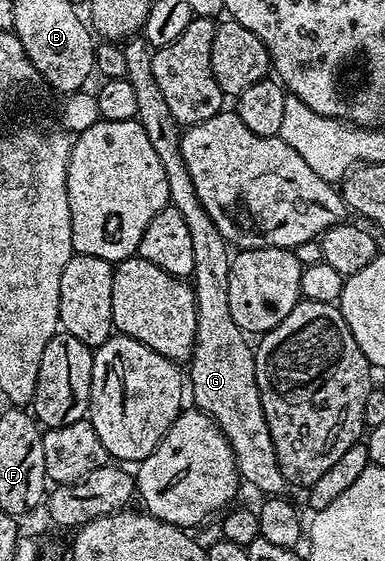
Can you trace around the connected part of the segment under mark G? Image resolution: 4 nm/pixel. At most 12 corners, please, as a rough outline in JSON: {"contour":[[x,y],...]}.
{"contour":[[122,46],[137,119],[193,242],[194,408],[263,495],[289,482],[257,387],[255,350],[229,311],[226,239],[201,207],[152,50]]}

